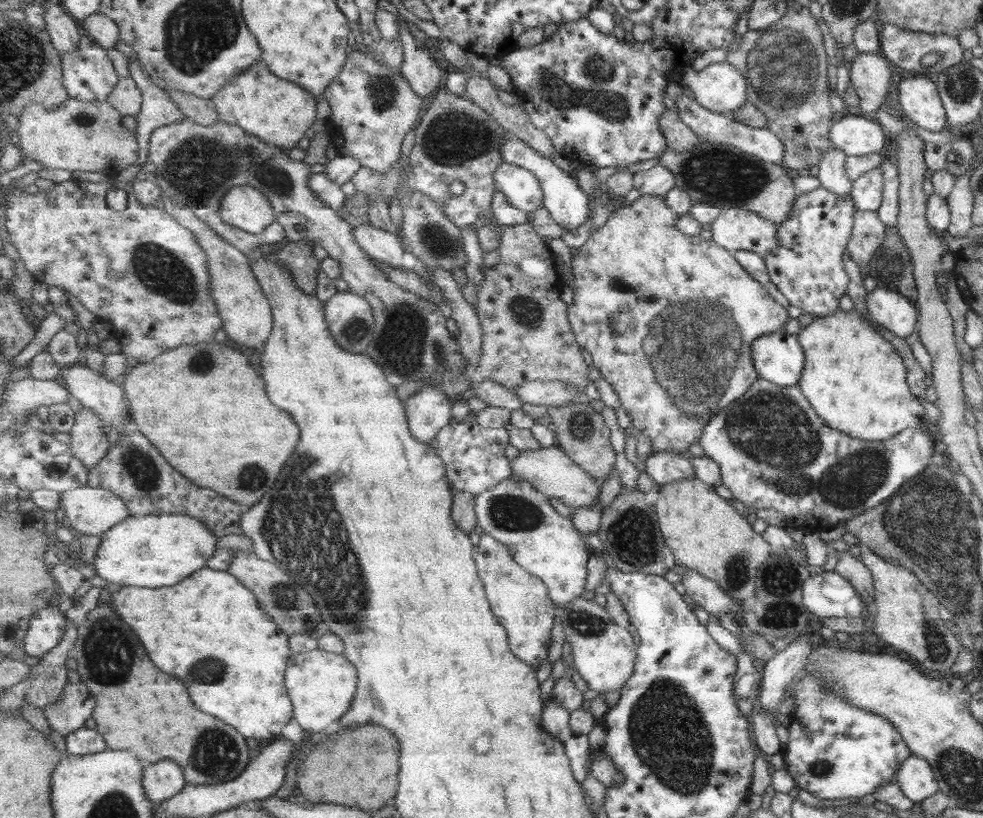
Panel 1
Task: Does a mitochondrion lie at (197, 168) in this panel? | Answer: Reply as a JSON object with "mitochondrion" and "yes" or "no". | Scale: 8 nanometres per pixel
{"mitochondrion":"yes"}

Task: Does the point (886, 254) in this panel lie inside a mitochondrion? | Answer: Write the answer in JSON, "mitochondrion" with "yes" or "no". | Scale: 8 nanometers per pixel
{"mitochondrion":"yes"}

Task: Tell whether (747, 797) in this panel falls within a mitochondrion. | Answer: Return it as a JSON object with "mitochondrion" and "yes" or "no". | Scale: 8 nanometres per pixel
{"mitochondrion":"no"}

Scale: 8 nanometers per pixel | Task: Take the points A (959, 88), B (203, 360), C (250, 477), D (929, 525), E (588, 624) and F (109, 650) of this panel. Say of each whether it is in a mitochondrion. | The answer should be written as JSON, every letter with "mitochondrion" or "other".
{"A":"mitochondrion","B":"mitochondrion","C":"mitochondrion","D":"mitochondrion","E":"mitochondrion","F":"mitochondrion"}

